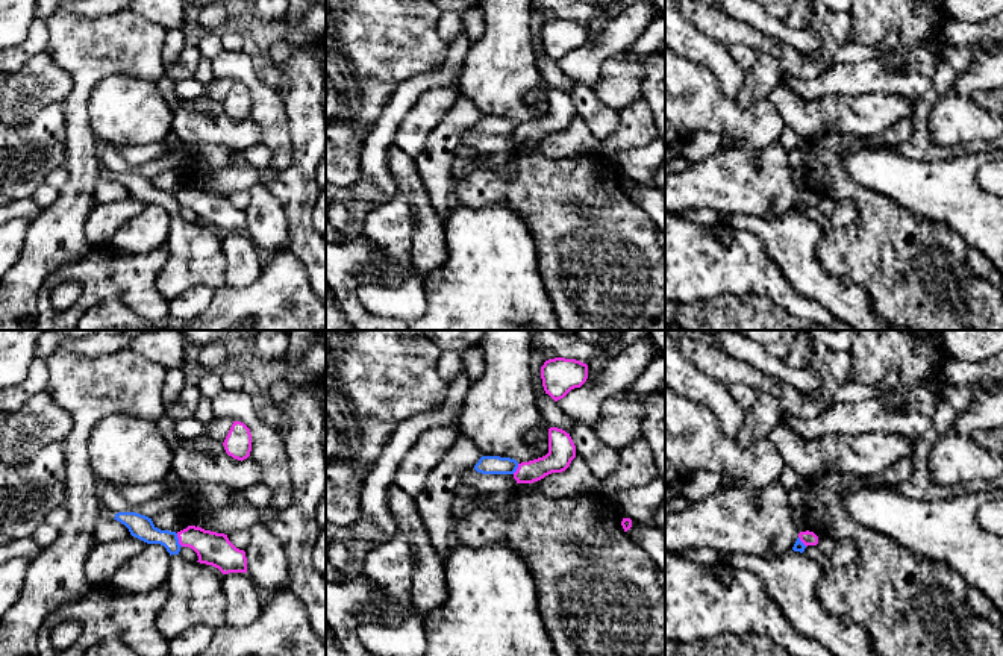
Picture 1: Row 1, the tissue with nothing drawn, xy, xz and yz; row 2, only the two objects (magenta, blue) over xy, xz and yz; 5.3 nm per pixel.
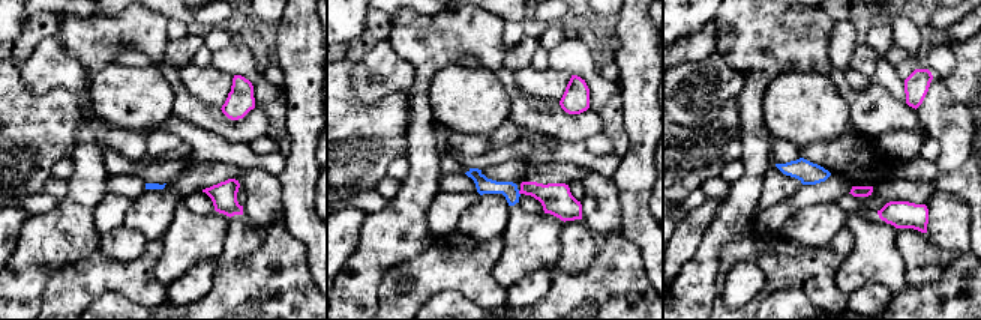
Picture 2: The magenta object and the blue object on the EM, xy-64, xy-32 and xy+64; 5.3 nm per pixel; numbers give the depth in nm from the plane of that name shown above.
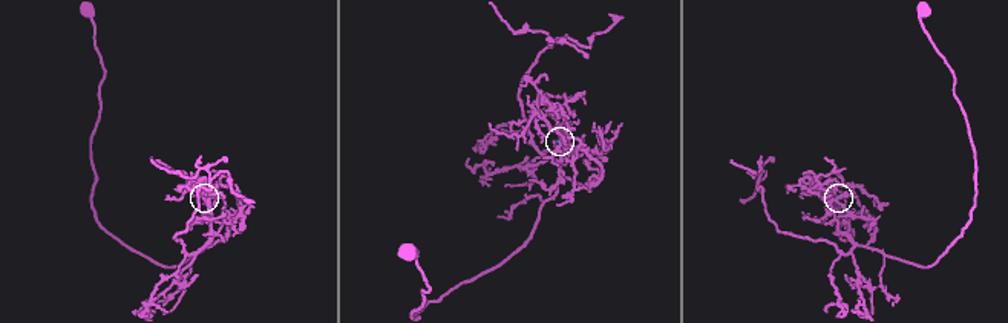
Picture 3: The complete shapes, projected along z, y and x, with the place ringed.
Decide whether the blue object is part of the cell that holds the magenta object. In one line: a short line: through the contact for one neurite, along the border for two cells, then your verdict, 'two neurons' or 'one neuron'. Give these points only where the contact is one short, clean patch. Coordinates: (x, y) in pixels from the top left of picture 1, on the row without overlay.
line xy (176, 194), (182, 206); two neurons

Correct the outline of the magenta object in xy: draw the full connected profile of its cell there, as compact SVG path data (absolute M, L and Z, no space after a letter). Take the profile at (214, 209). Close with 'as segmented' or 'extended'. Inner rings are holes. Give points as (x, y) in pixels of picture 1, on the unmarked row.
M188 186L177 192L179 205L192 209L200 224L212 226L223 235L247 233L245 212L236 209L224 194Z; as segmented

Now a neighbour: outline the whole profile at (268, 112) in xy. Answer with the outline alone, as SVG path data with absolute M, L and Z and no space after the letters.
M252 47L238 52L223 50L211 62L215 77L241 82L250 89L252 112L248 118L261 127L261 142L273 153L270 165L277 173L283 171L292 159L285 97L261 80L258 55Z

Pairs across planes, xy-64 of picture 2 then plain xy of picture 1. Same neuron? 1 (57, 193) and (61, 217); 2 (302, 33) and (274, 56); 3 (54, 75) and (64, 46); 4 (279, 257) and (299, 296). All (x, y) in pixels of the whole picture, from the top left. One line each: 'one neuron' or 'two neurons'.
1: two neurons
2: two neurons
3: two neurons
4: one neuron

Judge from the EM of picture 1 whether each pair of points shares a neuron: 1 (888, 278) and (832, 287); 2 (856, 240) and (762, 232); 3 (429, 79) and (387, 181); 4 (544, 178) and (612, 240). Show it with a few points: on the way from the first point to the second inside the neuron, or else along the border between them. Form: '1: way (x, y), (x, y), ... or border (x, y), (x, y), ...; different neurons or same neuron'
1: border (823, 267), (843, 281), (859, 285), (876, 312); different neurons
2: border (823, 234), (817, 247), (817, 259), (829, 271); different neurons
3: way (403, 102), (382, 132), (379, 155); same neuron
4: way (549, 199), (591, 240); same neuron

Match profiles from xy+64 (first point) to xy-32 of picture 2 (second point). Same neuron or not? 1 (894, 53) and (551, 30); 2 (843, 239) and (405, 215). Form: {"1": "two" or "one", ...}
{"1": "two", "2": "two"}

